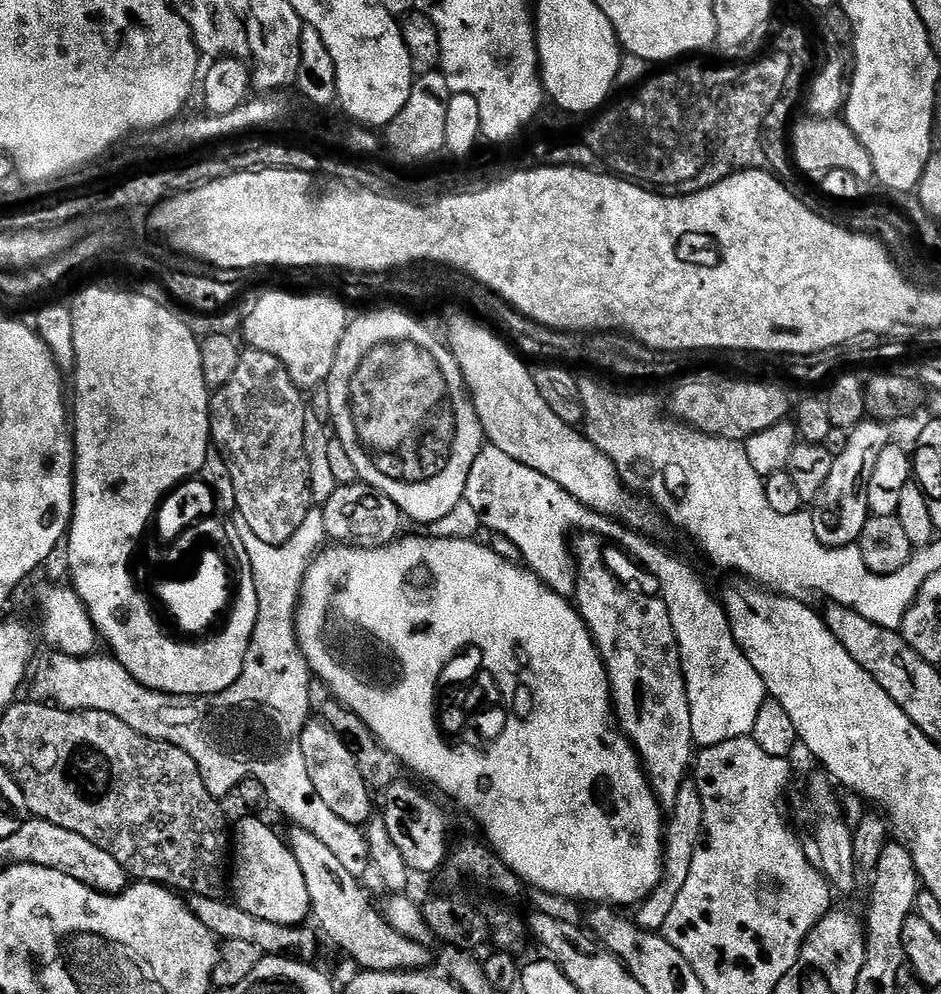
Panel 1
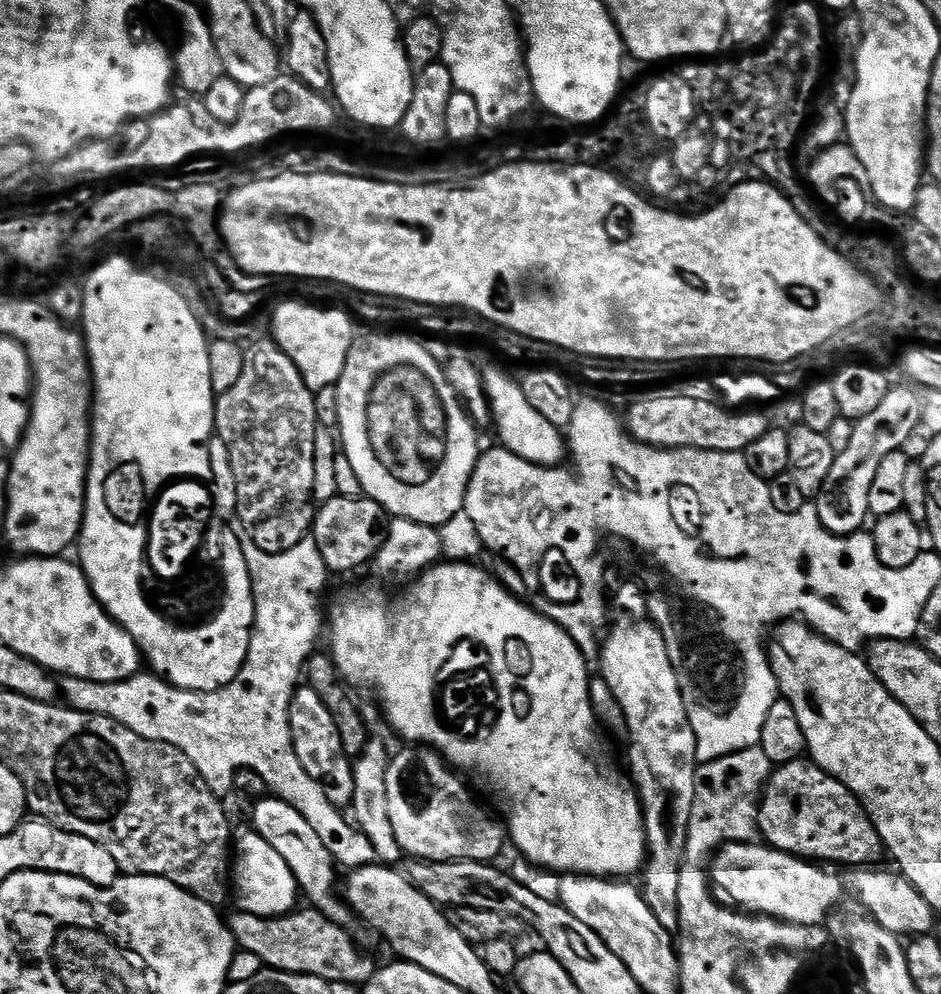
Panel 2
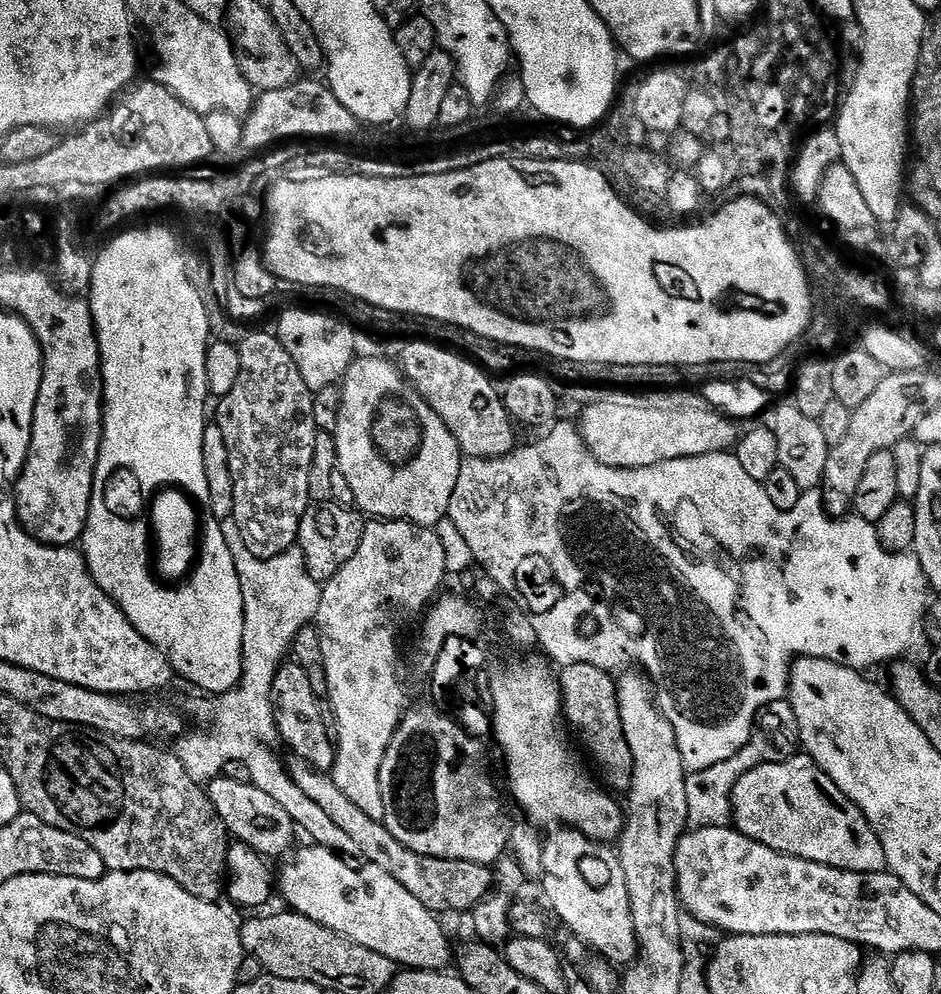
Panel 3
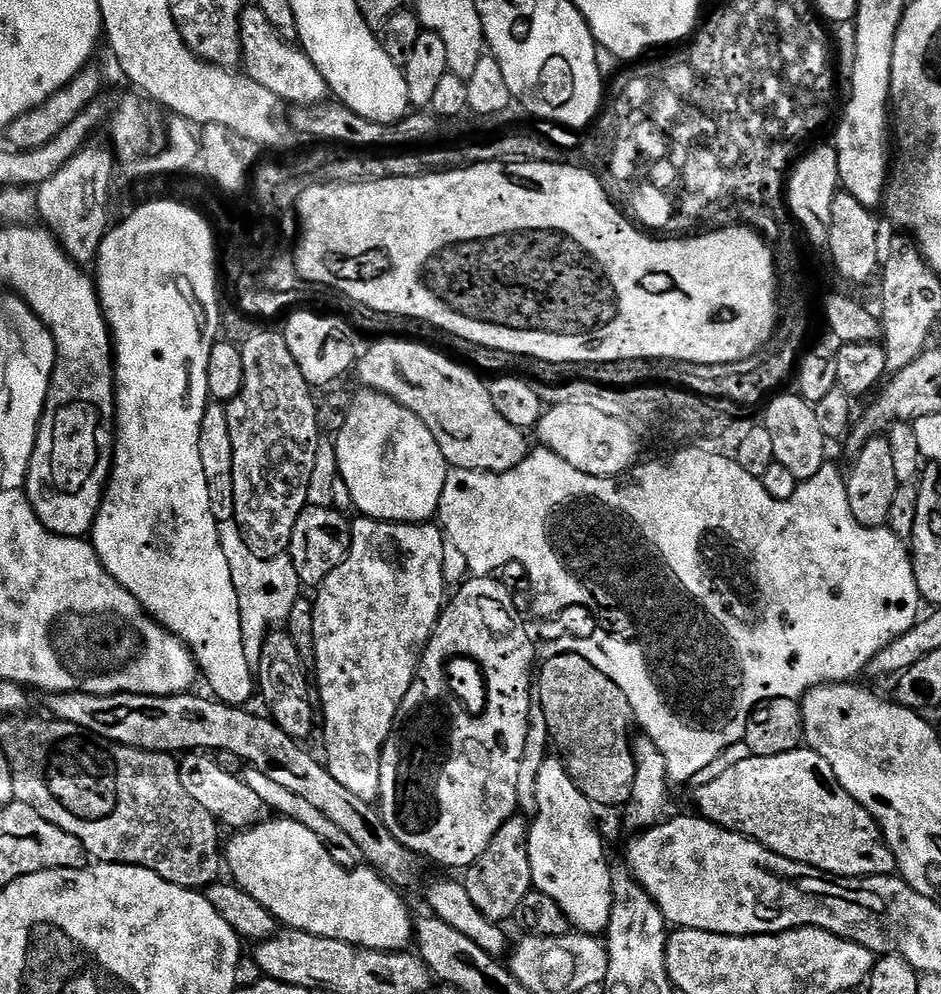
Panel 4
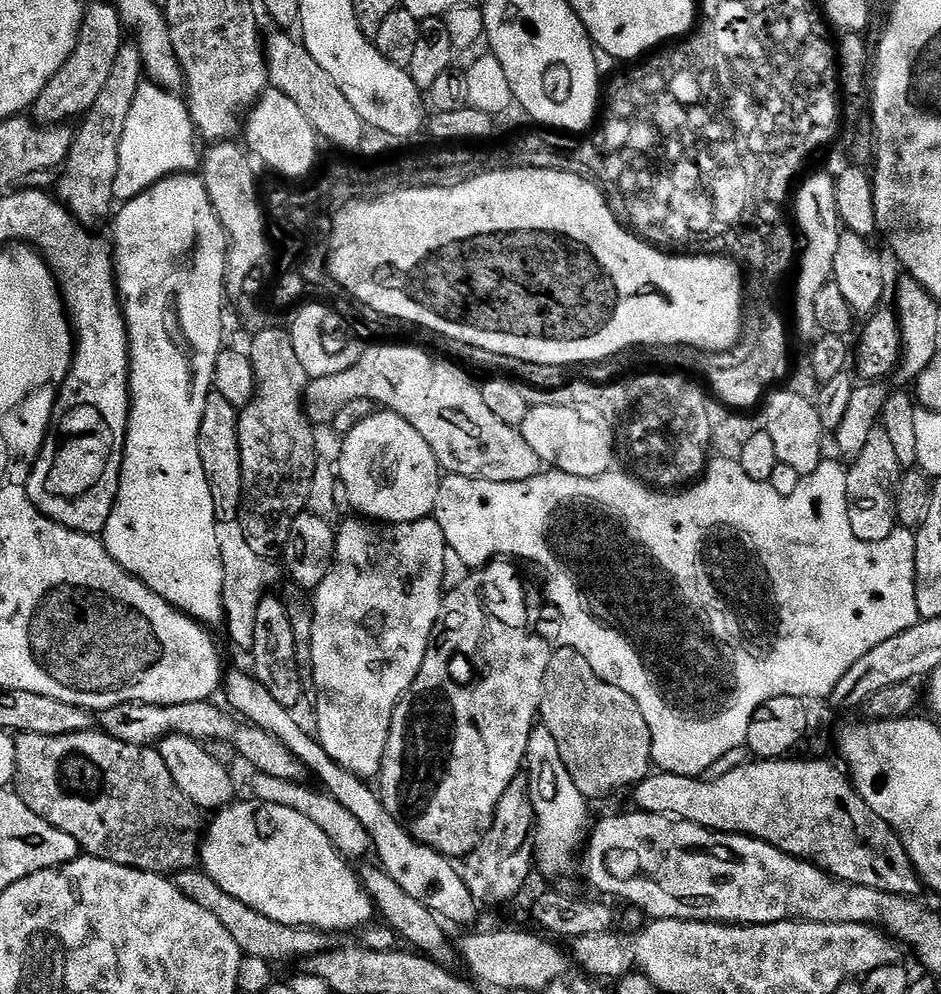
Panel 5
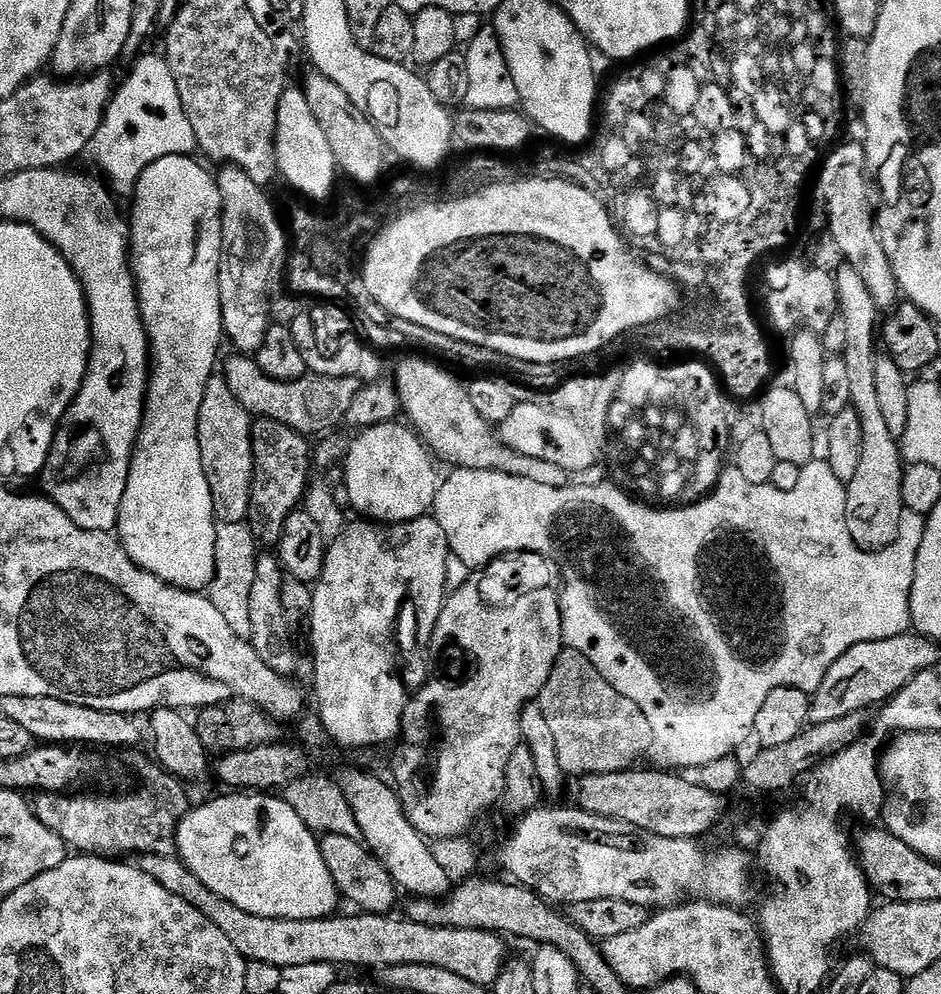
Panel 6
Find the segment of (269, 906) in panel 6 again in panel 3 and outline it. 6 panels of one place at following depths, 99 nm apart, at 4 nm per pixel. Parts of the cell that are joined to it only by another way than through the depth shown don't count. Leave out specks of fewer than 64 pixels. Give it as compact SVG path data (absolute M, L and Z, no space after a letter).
M307 846L300 853L287 861L281 872L278 872L278 892L284 895L284 900L289 909L301 912L306 918L334 930L340 936L350 938L358 946L366 946L378 954L386 954L397 966L403 966L408 970L419 970L421 972L439 972L447 969L453 963L454 950L448 945L448 936L444 928L439 924L437 913L426 910L402 882L390 878L386 870L378 866L365 863L364 868L351 868L347 859L341 858L329 848L319 846Z

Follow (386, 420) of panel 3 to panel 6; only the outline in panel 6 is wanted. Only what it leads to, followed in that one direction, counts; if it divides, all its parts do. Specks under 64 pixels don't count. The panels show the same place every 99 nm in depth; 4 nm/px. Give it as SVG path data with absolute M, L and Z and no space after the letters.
M391 422L389 424L374 425L371 428L365 428L355 433L356 441L348 448L348 457L344 460L344 477L342 477L342 483L350 490L350 502L352 508L355 511L360 511L361 517L367 518L372 522L379 522L381 524L401 524L407 520L417 520L419 516L427 516L433 511L436 503L436 490L438 487L438 475L436 476L436 468L434 463L434 457L431 452L428 451L423 440L416 435L415 431L411 427L405 426L400 422Z

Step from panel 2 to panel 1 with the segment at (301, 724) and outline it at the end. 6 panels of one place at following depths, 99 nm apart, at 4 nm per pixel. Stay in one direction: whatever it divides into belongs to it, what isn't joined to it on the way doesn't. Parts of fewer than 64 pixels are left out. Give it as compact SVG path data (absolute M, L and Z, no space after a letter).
M312 718L302 730L302 753L306 758L306 767L310 770L310 782L314 782L314 790L318 790L318 798L342 818L342 822L350 822L357 826L367 825L373 819L372 796L373 789L369 788L366 778L362 778L362 770L358 770L358 762L354 762L354 754L330 730L330 726L321 724L319 719Z

